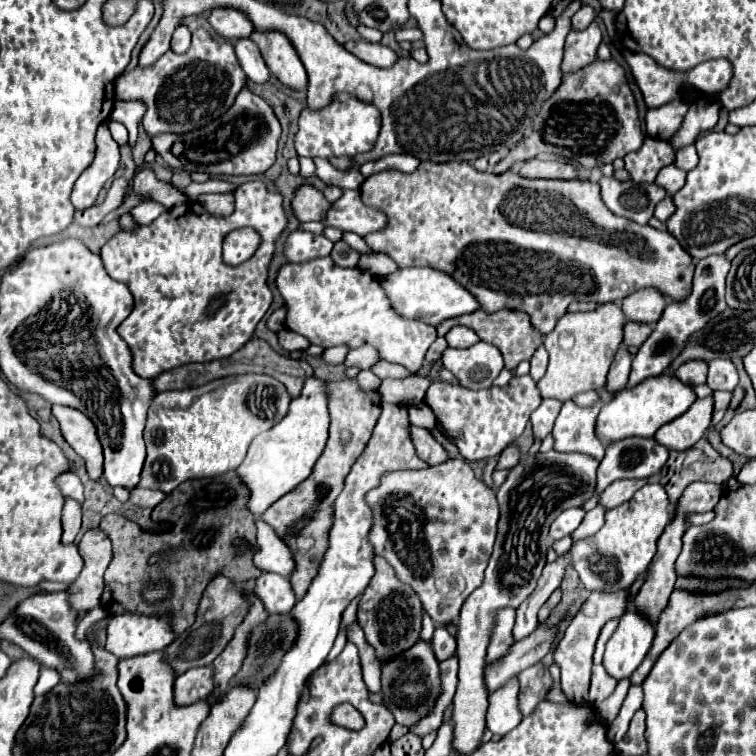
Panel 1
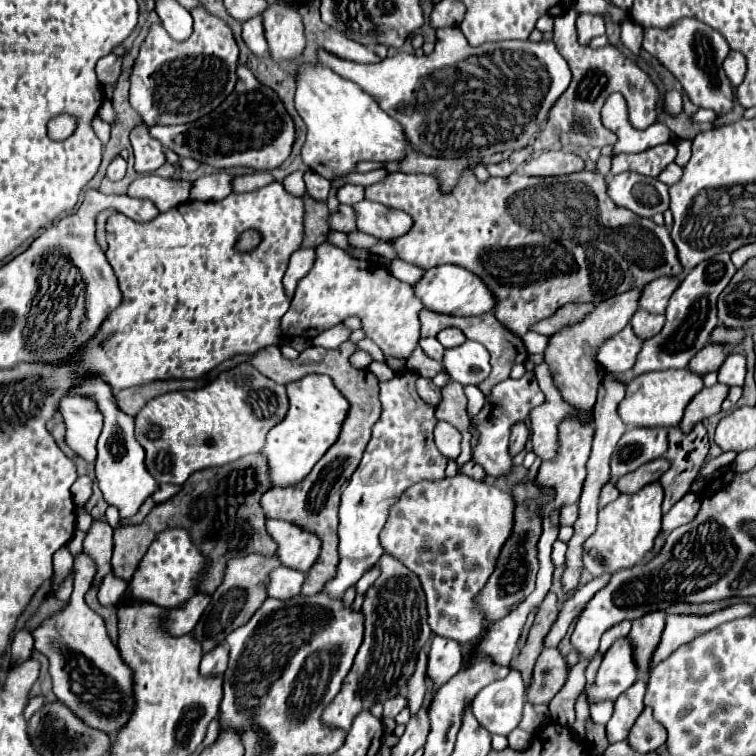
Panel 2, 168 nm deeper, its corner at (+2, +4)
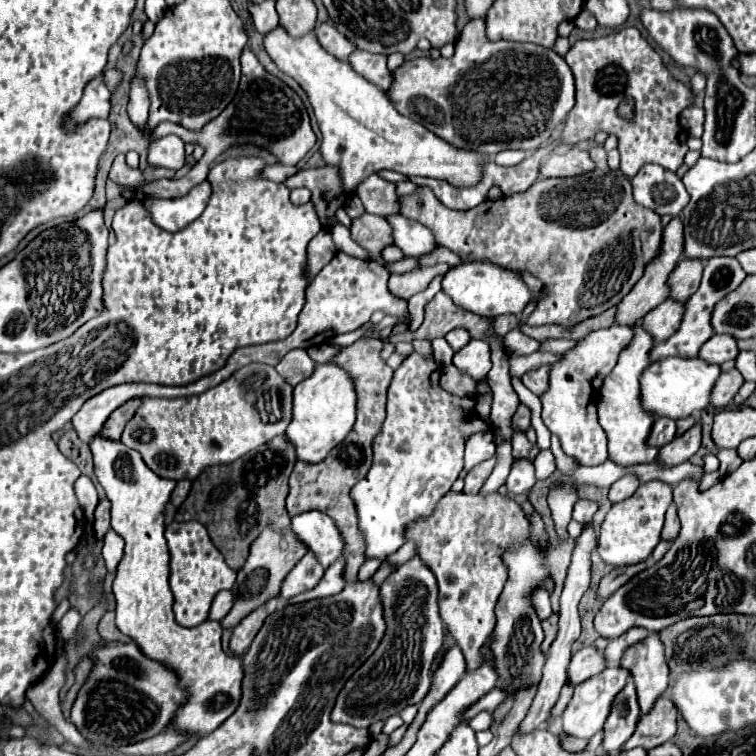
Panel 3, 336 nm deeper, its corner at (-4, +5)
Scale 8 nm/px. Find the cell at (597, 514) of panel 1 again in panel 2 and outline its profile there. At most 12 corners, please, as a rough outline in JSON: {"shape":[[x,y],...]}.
{"shape":[[615,482],[605,484],[601,492],[599,506],[607,506],[621,492],[617,490]]}

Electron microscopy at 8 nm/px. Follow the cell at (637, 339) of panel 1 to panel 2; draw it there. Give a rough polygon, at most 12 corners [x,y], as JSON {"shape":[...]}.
{"shape":[[637,310],[631,318],[633,332],[647,340],[665,324],[665,316]]}

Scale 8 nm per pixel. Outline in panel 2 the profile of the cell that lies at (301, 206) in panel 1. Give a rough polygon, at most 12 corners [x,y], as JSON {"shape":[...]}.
{"shape":[[339,206],[329,216],[329,226],[337,232],[355,232],[353,206]]}

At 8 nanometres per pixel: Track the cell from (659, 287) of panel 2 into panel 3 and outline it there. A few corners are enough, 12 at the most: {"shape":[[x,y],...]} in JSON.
{"shape":[[681,257],[667,285],[669,299],[687,301],[699,287],[703,263]]}

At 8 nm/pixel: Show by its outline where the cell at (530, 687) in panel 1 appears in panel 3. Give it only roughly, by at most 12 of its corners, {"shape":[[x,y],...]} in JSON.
{"shape":[[595,647],[573,653],[567,685],[575,687],[603,671],[603,655]]}

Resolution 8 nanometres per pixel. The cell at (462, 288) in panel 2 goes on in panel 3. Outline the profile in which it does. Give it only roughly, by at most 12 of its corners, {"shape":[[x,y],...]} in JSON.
{"shape":[[489,261],[451,267],[441,291],[481,317],[519,315],[531,291]]}

